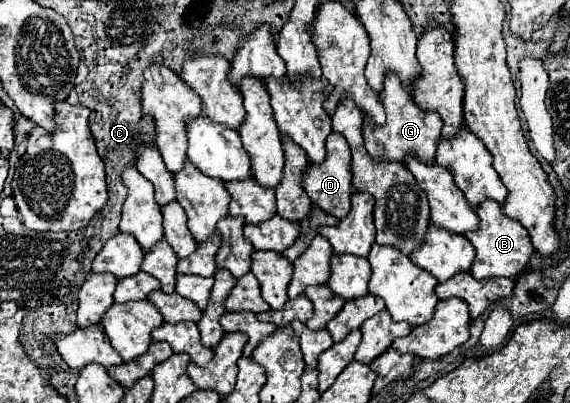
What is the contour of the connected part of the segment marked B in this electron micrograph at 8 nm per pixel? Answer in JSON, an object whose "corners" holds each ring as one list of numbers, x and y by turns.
{"corners":[[483,201,477,207,477,215,479,215,479,229,477,231,469,231,465,233,465,237,471,241,471,245,475,247,475,259,471,265,471,275,475,279,487,279,487,277,517,277,529,263,529,257,533,255,533,245,529,239,527,229,519,223,509,219,503,211,501,205,497,201]]}

